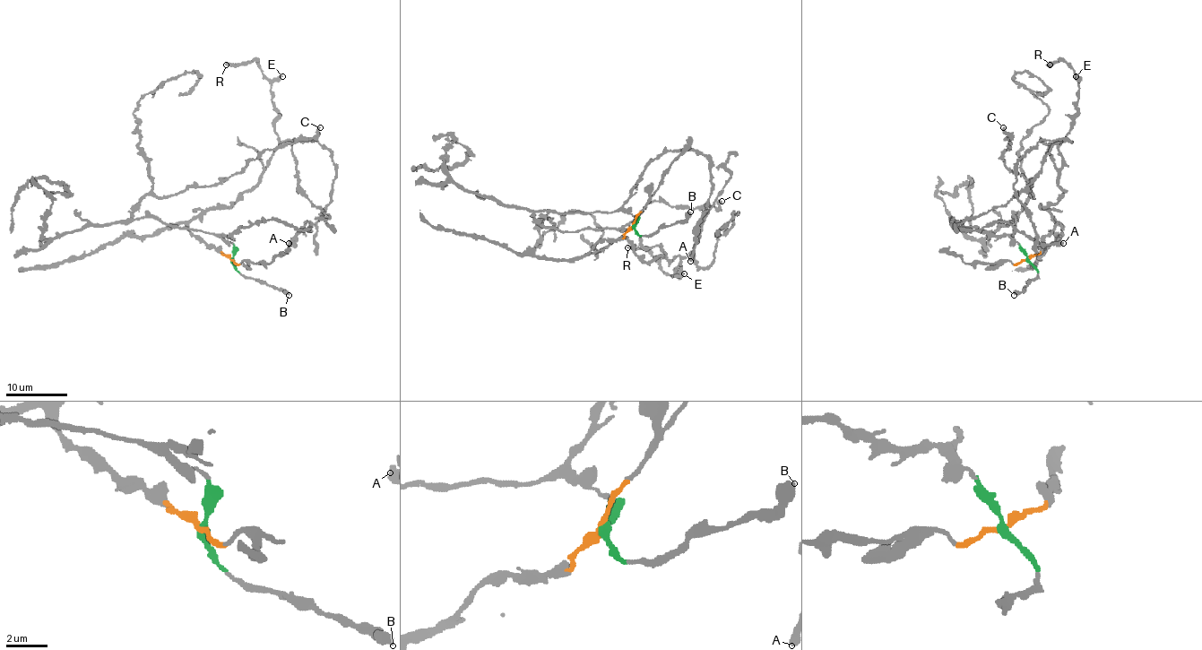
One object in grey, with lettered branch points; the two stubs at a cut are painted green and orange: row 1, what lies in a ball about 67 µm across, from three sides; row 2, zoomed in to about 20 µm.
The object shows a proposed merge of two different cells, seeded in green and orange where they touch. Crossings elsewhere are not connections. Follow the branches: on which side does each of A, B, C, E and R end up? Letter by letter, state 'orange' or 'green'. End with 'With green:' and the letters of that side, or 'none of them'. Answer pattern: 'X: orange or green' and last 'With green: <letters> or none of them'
A: green
B: green
C: green
E: orange
R: orange
With green: A, B, C

